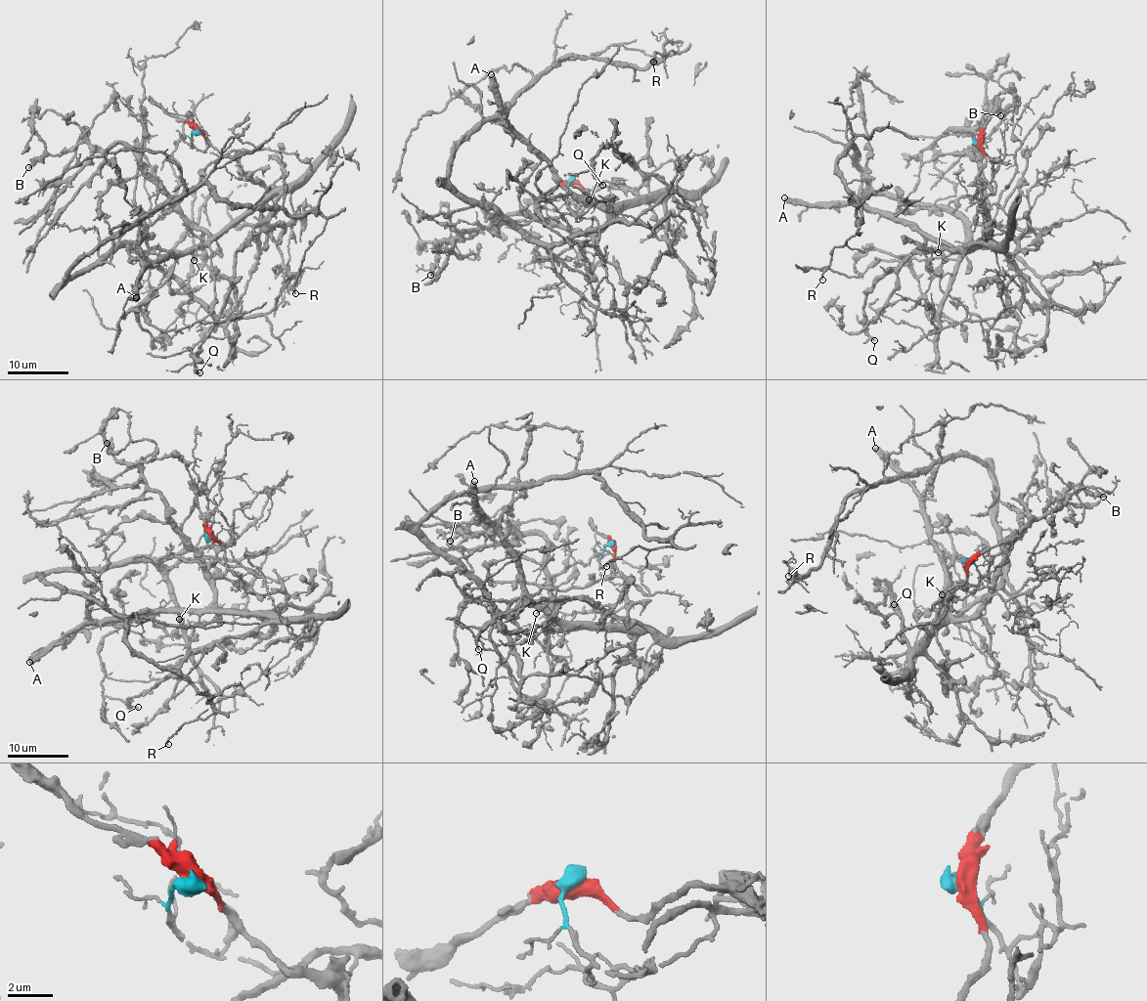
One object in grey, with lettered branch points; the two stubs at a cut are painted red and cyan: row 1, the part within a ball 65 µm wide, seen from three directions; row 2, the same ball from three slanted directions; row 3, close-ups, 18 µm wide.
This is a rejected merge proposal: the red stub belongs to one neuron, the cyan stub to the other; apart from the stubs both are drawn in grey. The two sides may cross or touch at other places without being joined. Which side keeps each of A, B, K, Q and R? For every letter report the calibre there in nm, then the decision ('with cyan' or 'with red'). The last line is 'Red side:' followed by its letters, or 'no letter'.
A: 500 nm thick; with red
B: 200 nm thick; with red
K: 170 nm thick; with red
Q: 240 nm thick; with red
R: 220 nm thick; with cyan
Red side: A, B, K, Q

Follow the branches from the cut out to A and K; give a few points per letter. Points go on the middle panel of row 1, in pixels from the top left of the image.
A: (571, 181), (635, 192), (669, 225), (659, 200), (591, 204), (573, 193), (515, 131), (491, 73)
K: (571, 181), (589, 190), (609, 181), (635, 192), (665, 227), (669, 225), (659, 200), (611, 206), (589, 200)

